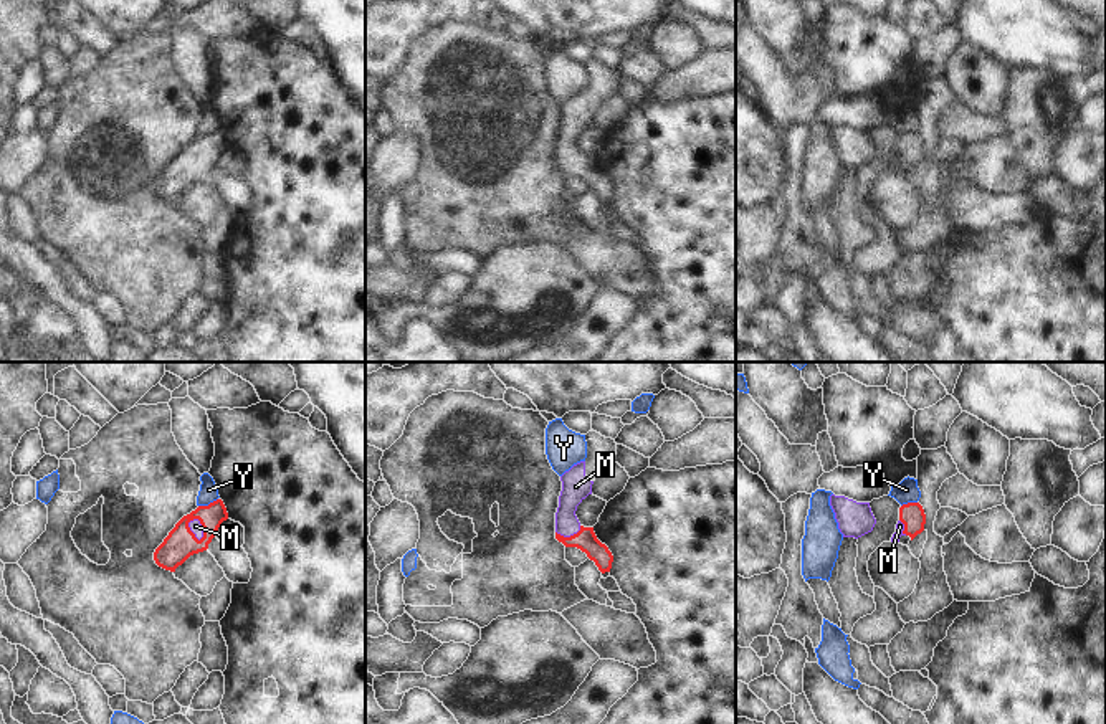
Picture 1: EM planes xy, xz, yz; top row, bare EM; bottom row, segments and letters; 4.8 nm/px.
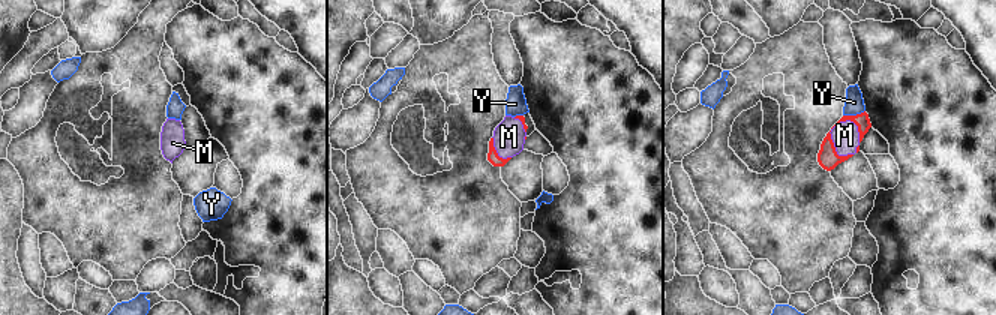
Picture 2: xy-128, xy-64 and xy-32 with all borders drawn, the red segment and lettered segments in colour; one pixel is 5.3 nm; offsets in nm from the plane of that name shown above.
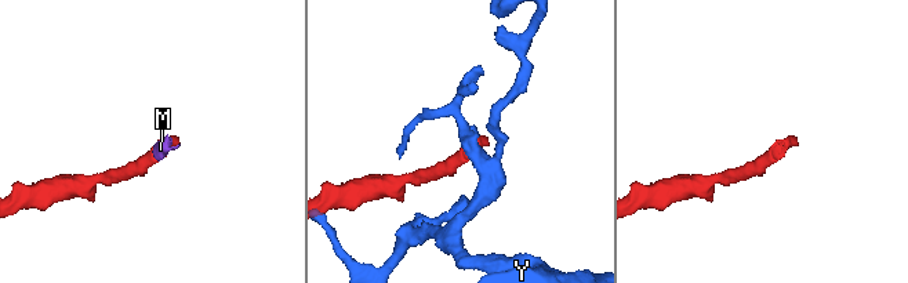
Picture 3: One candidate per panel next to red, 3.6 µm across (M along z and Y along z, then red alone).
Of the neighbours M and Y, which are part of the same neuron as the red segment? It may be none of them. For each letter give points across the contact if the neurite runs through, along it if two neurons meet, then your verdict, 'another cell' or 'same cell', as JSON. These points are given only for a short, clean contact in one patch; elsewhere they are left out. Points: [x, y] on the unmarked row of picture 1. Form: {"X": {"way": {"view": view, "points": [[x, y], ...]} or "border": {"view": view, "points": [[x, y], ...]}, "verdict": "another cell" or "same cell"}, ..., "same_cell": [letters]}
{"M": {"way": {"view": "xy", "points": [[181, 172], [199, 169], [204, 159], [195, 156]]}, "verdict": "same cell"}, "Y": {"border": {"view": "xy", "points": [[217, 128], [199, 136]]}, "verdict": "another cell"}, "same_cell": ["M"]}

